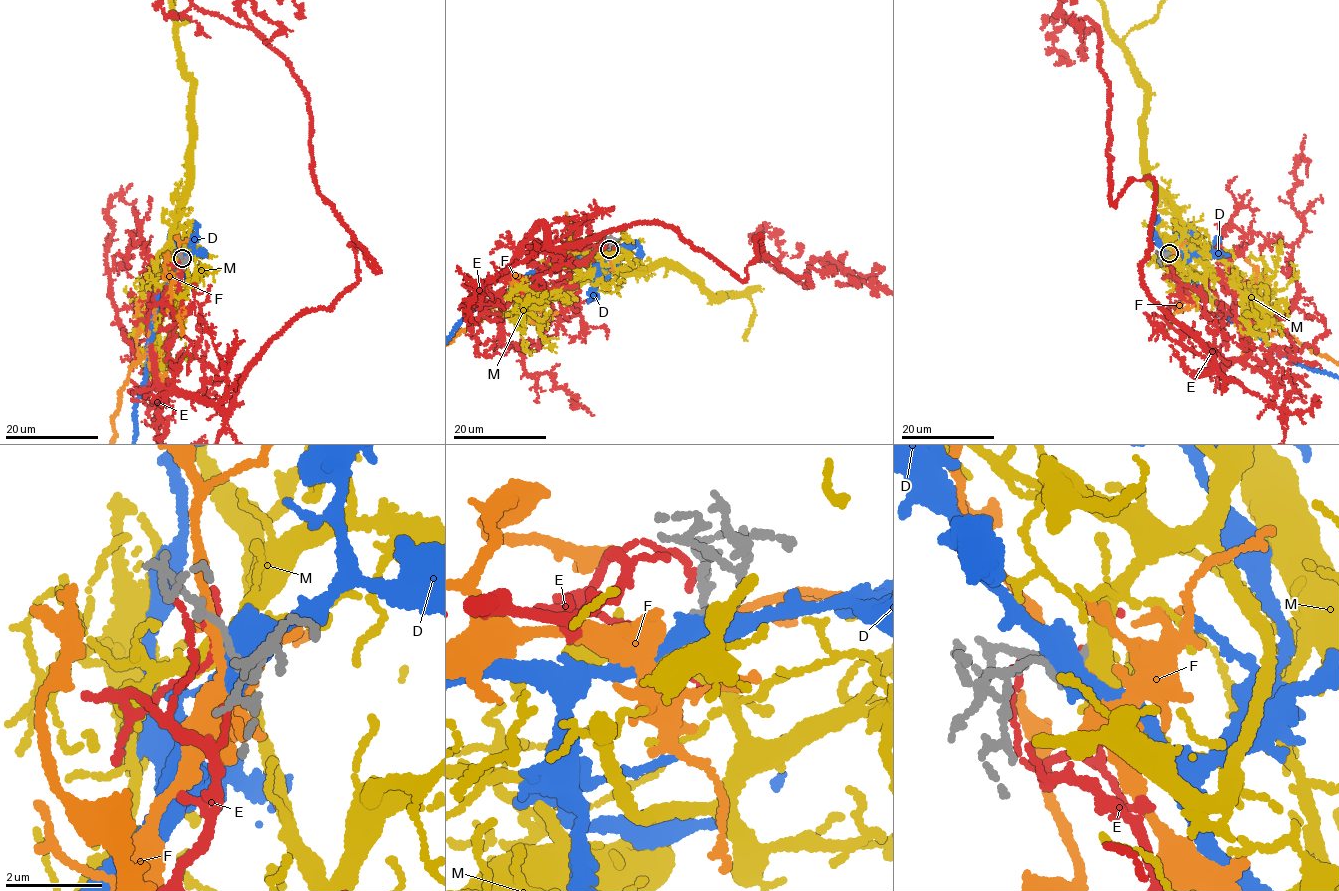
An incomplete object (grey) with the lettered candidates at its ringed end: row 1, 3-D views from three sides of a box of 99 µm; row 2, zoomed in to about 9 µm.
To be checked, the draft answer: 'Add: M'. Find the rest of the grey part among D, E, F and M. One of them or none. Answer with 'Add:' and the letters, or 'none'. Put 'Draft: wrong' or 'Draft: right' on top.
Draft: right
Add: M

